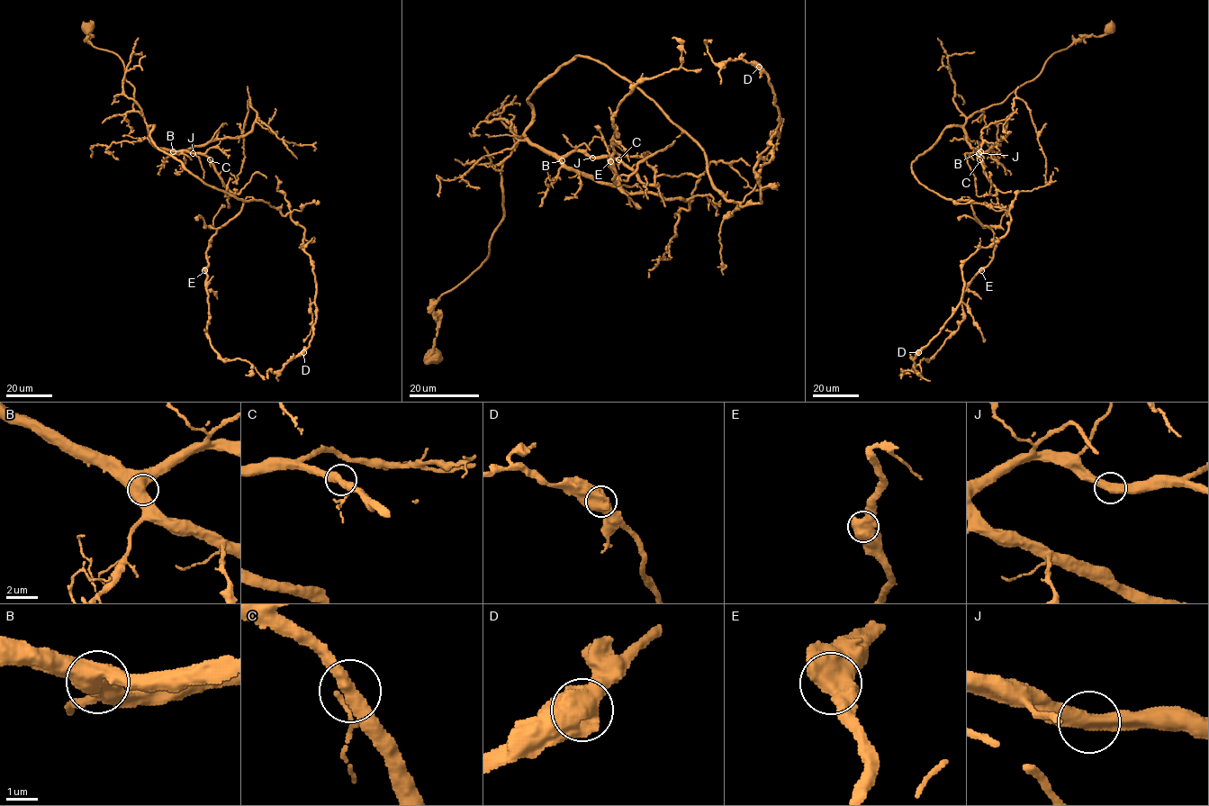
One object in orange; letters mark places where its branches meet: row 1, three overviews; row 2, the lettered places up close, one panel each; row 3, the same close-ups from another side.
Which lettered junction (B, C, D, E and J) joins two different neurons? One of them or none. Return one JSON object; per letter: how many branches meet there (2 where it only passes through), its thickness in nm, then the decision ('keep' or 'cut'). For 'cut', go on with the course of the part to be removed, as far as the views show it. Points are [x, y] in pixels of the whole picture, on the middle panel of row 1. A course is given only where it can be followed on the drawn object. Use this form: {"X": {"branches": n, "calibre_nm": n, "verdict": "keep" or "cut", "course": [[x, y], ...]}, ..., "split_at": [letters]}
{"B": {"branches": 2, "calibre_nm": 650, "verdict": "keep"}, "C": {"branches": 2, "calibre_nm": 440, "verdict": "keep"}, "D": {"branches": 2, "calibre_nm": 800, "verdict": "keep"}, "E": {"branches": 2, "calibre_nm": 700, "verdict": "keep"}, "J": {"branches": 2, "calibre_nm": 500, "verdict": "keep"}, "split_at": []}

